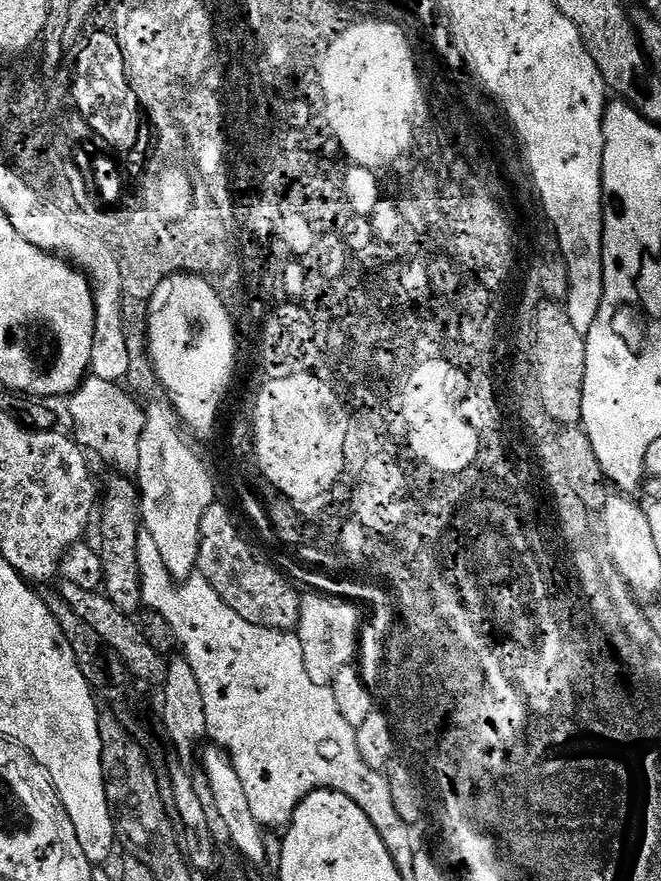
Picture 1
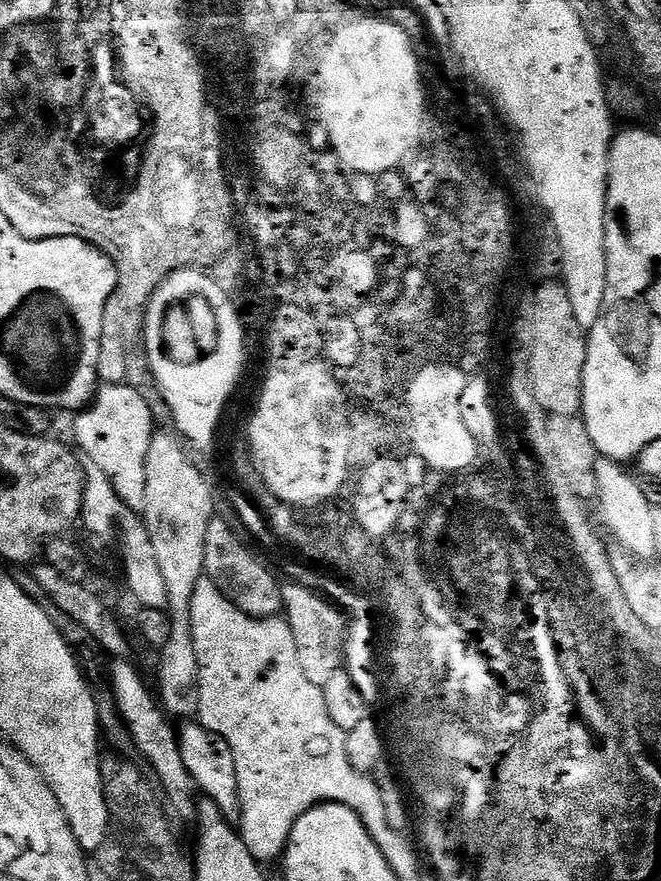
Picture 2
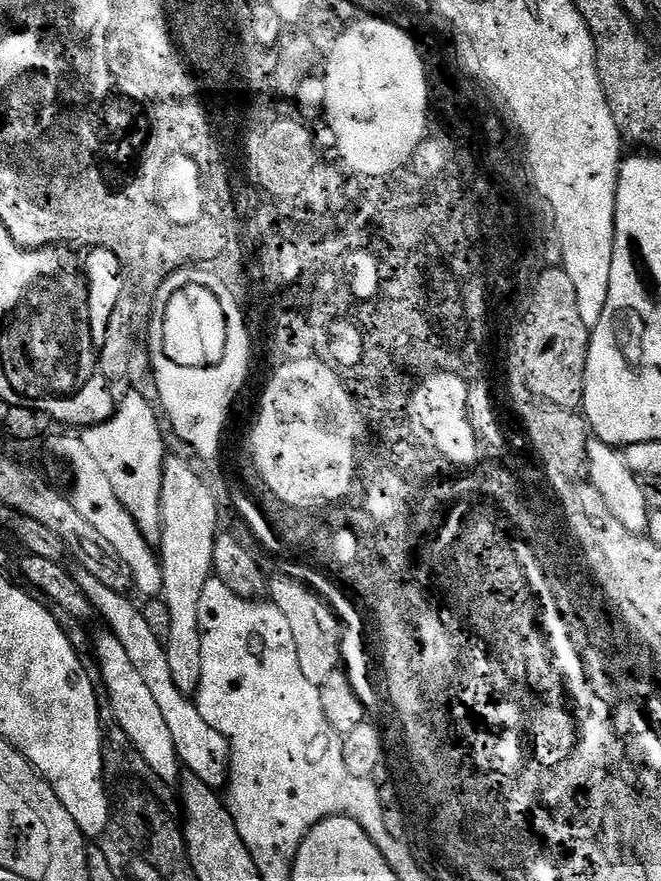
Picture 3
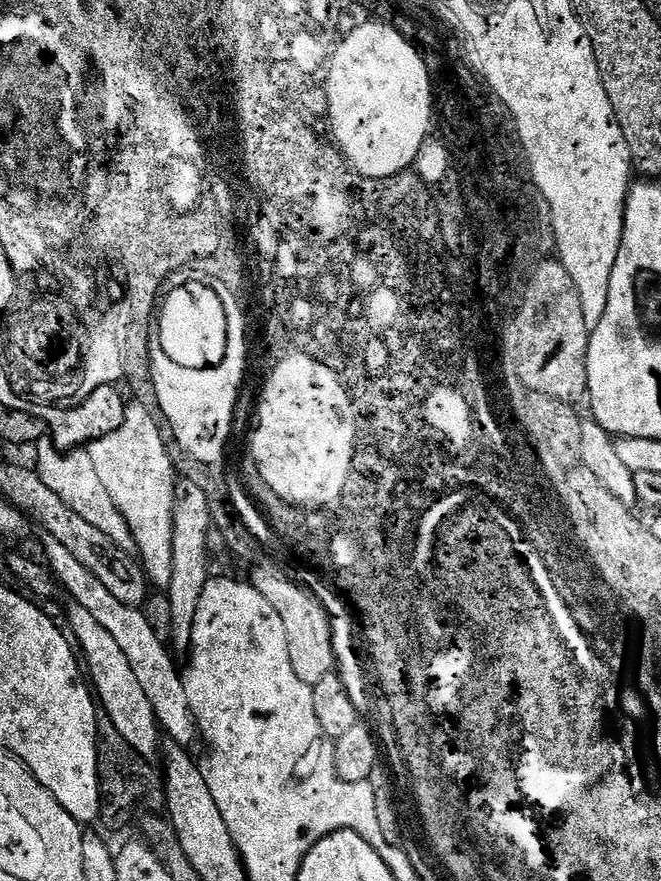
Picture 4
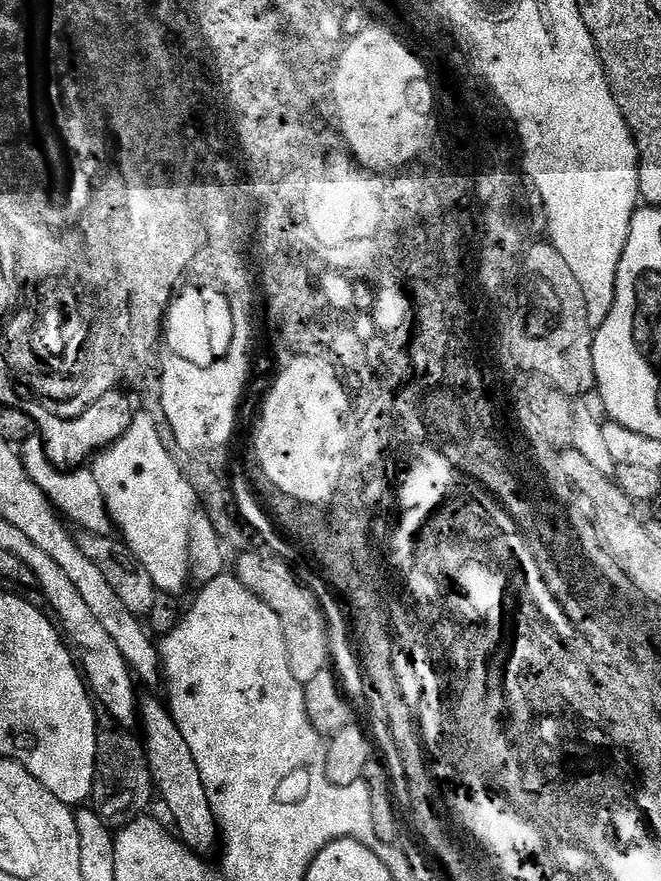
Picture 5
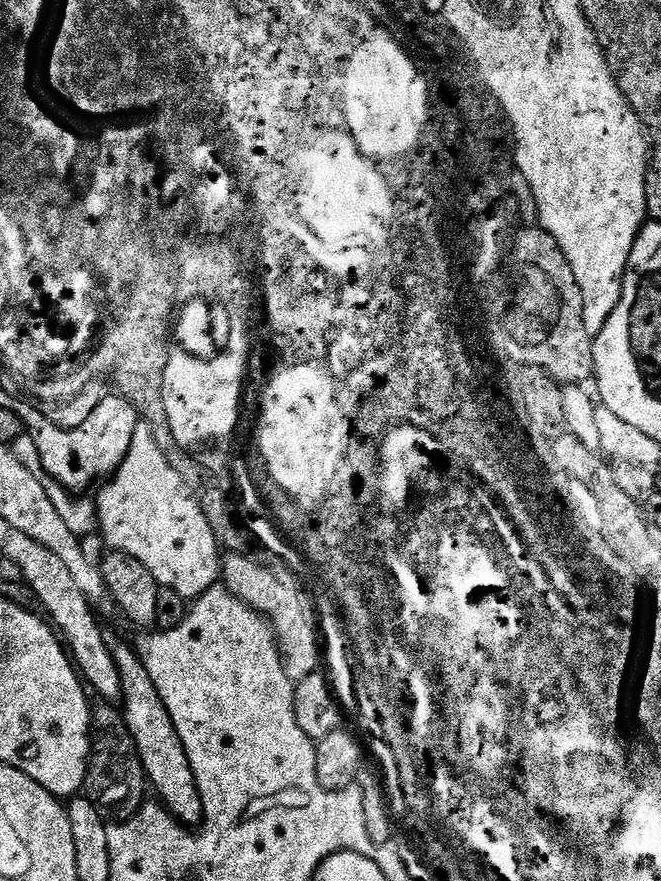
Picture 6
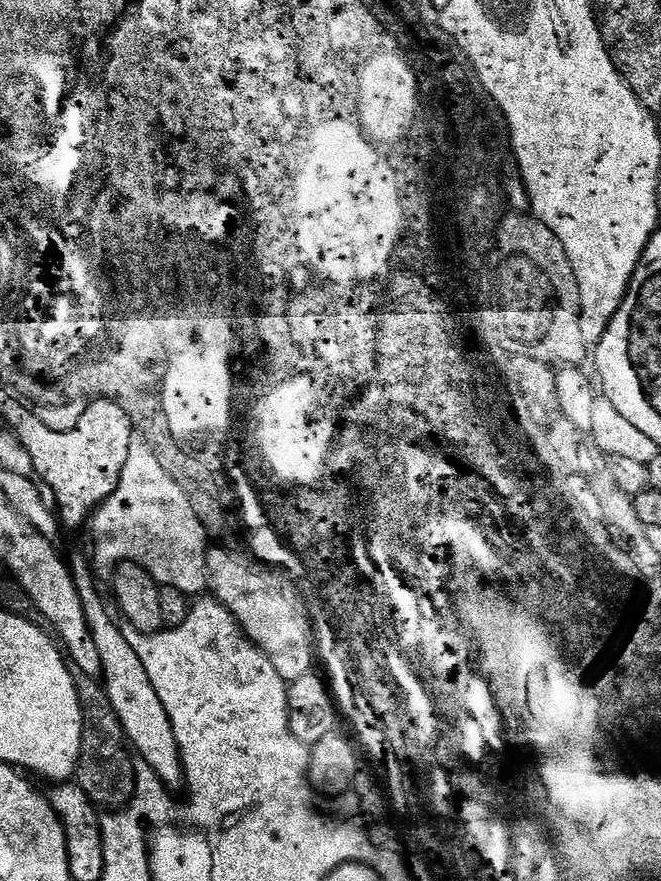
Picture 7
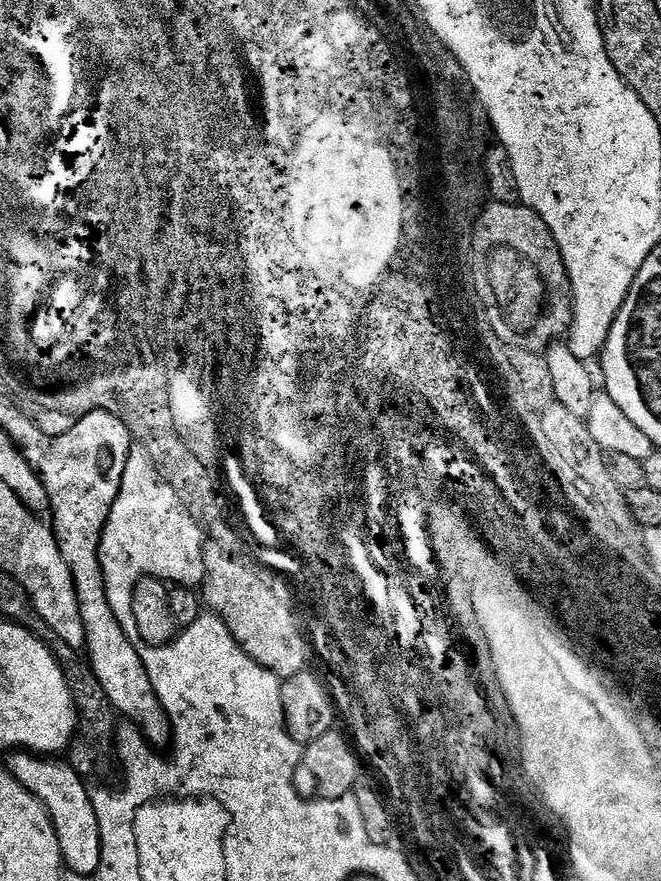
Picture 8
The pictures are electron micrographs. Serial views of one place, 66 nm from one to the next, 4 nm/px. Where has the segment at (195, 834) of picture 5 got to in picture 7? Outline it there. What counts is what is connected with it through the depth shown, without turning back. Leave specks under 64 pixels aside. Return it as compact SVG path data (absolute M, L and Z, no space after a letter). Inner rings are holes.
M76 556L70 560L70 567L78 598L82 598L82 610L86 610L90 634L94 634L94 643L98 645L98 654L102 658L102 683L108 691L110 706L114 706L114 714L118 714L118 722L122 722L124 736L130 741L135 755L146 766L150 766L150 770L154 770L164 787L176 790L179 784L181 787L185 783L184 763L180 757L178 738L174 734L170 714L166 706L162 706L162 698L158 698L158 690L154 690L154 682L150 682L150 674L146 674L142 658L138 658L138 654L134 654L134 646L126 642L126 634L122 634L120 624L112 621L108 604L100 593L93 565L87 559L84 561L82 557Z

